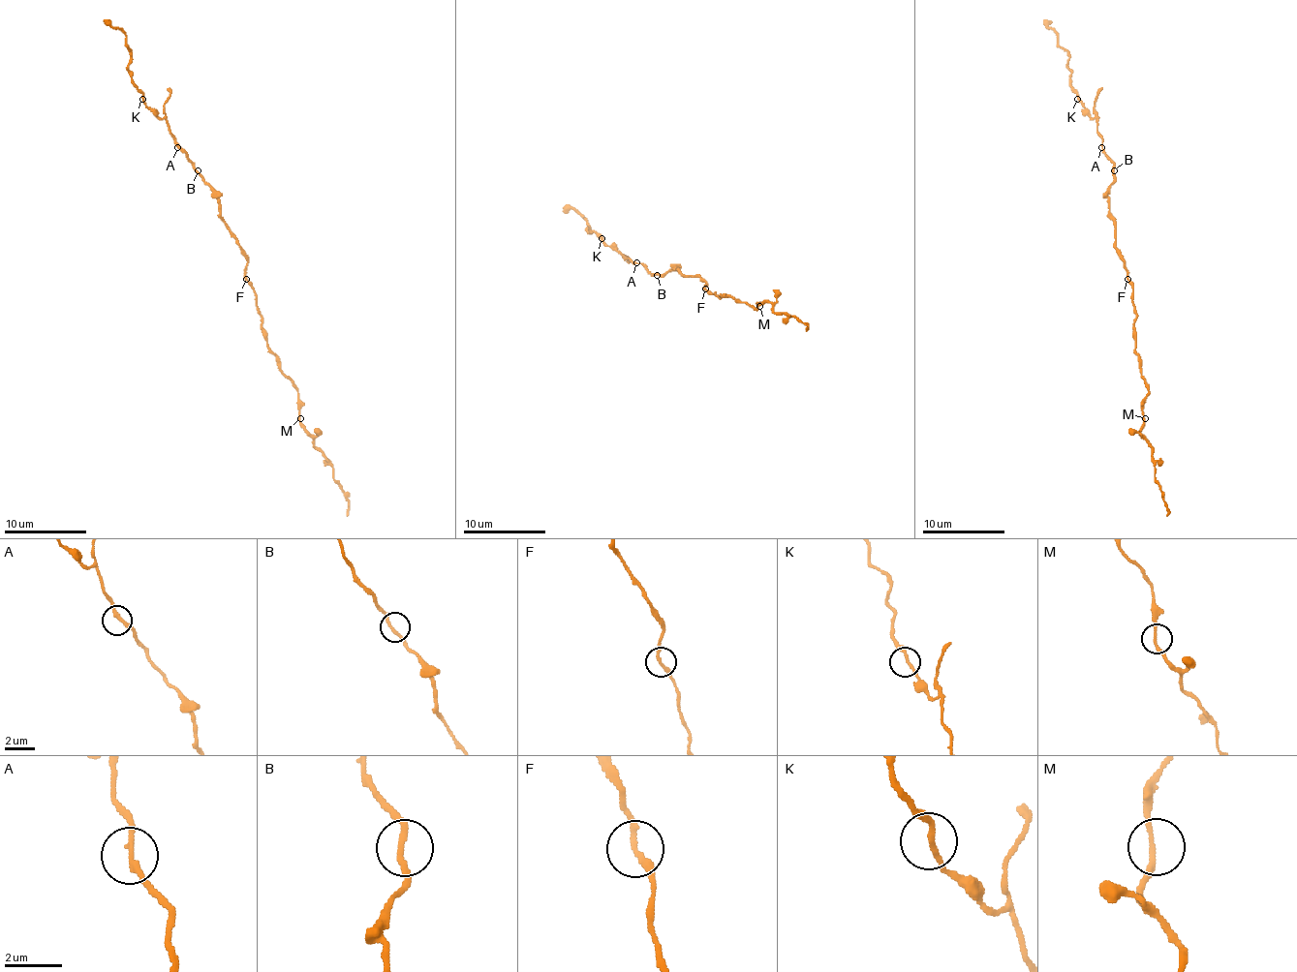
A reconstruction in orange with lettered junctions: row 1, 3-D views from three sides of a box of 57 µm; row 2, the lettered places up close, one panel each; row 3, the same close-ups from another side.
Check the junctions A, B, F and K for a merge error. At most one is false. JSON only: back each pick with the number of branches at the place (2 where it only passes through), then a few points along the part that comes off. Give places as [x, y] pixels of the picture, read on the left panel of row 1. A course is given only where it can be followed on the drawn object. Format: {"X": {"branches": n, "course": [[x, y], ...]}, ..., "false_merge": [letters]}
{"false_merge": []}

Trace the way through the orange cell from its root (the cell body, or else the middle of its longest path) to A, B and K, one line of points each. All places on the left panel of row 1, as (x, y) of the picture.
A: (245, 253), (220, 215), (218, 195), (203, 180), (194, 162), (177, 147)
B: (245, 253), (220, 215), (218, 195), (198, 170)
K: (245, 253), (220, 215), (218, 195), (179, 145), (169, 123), (161, 119), (142, 99)

